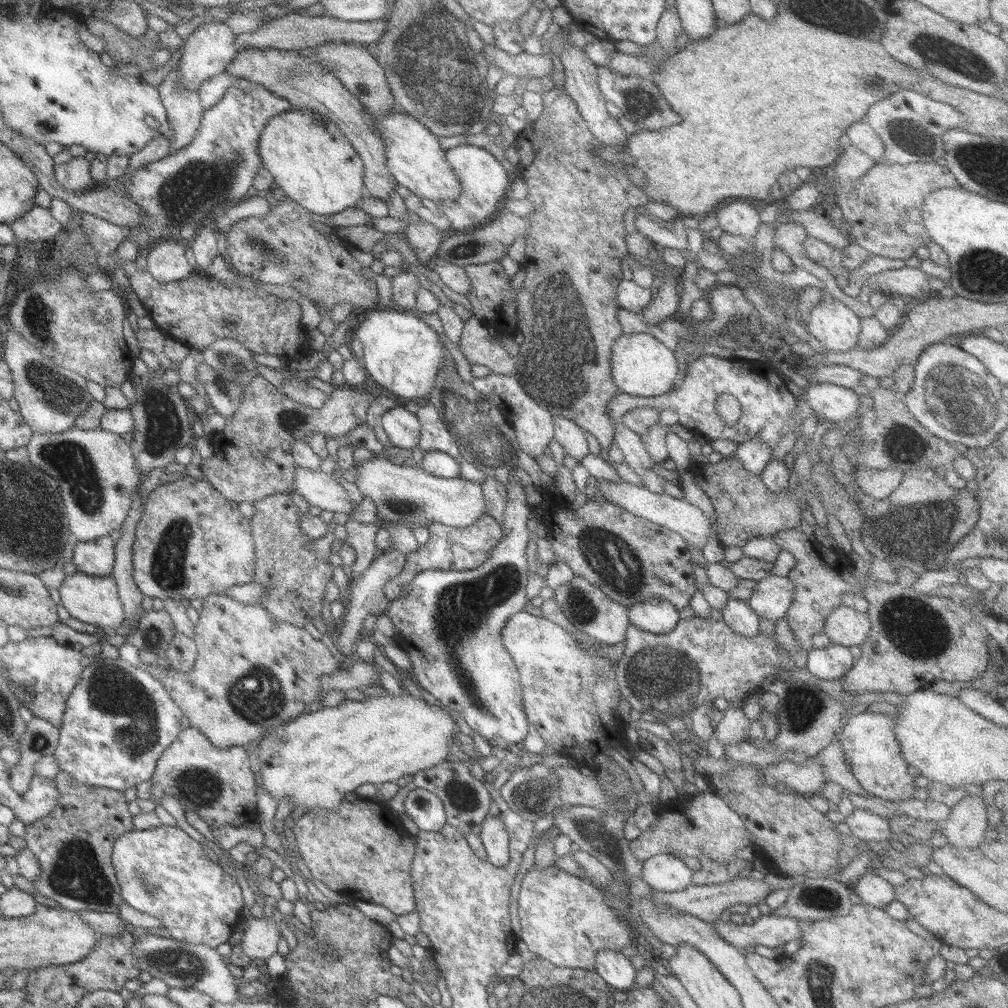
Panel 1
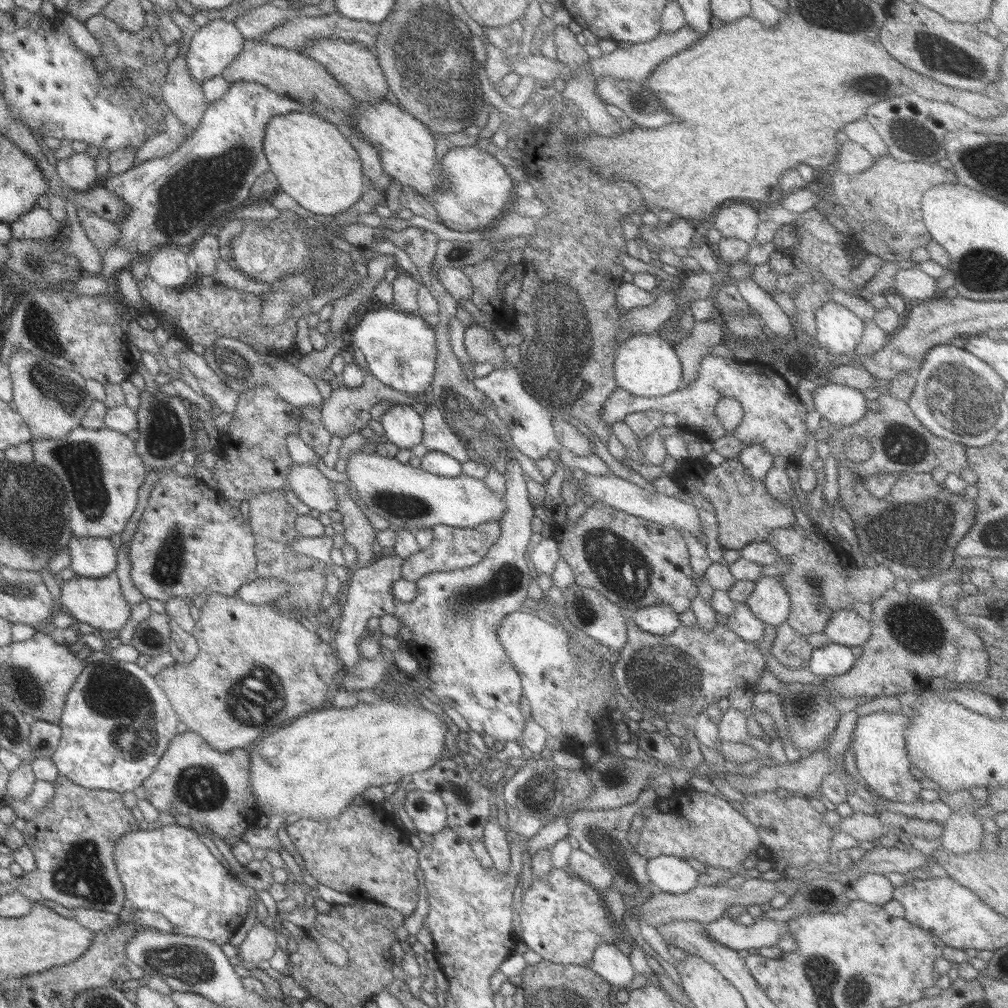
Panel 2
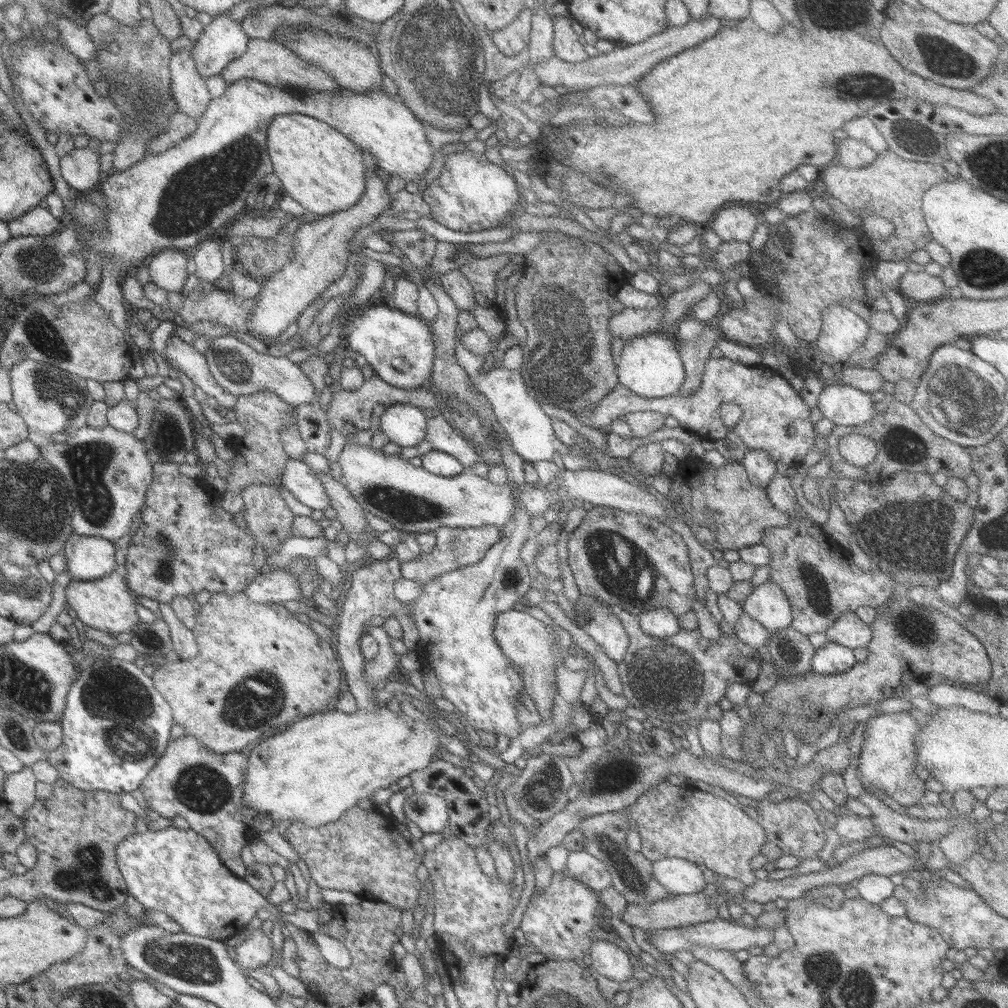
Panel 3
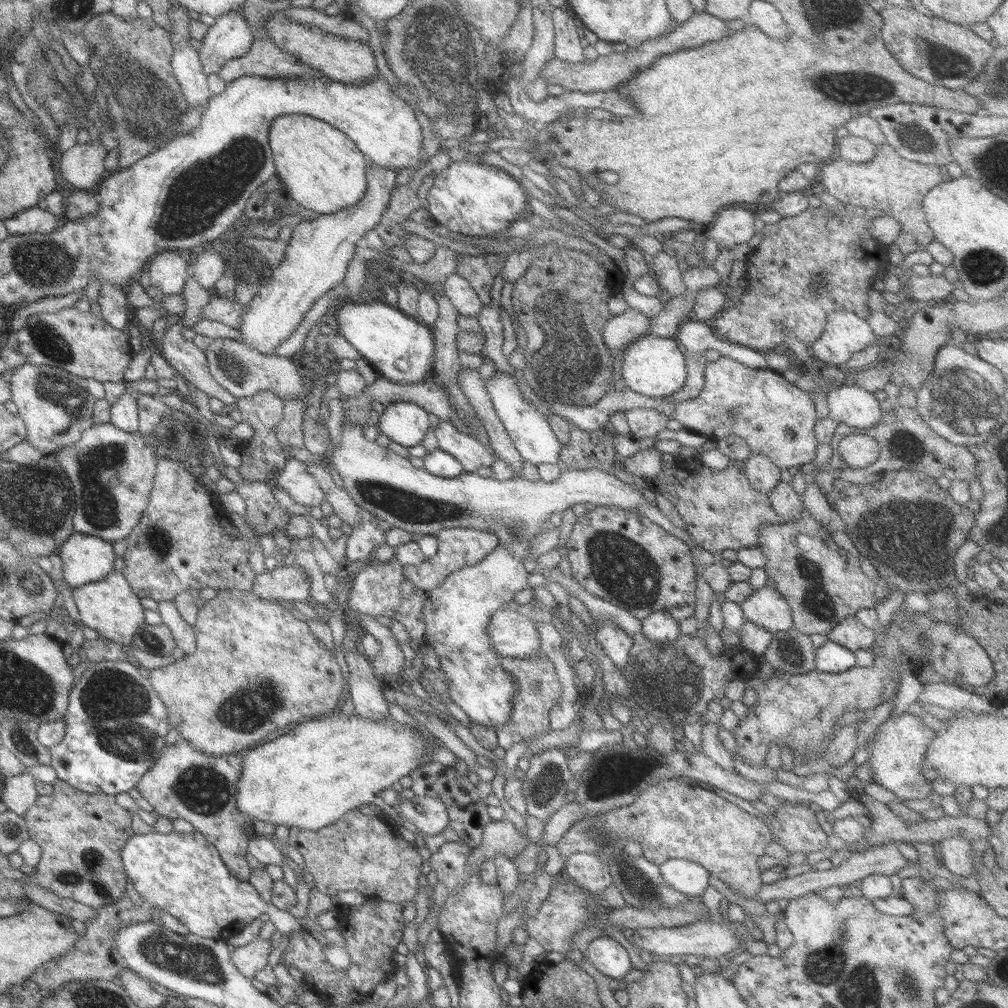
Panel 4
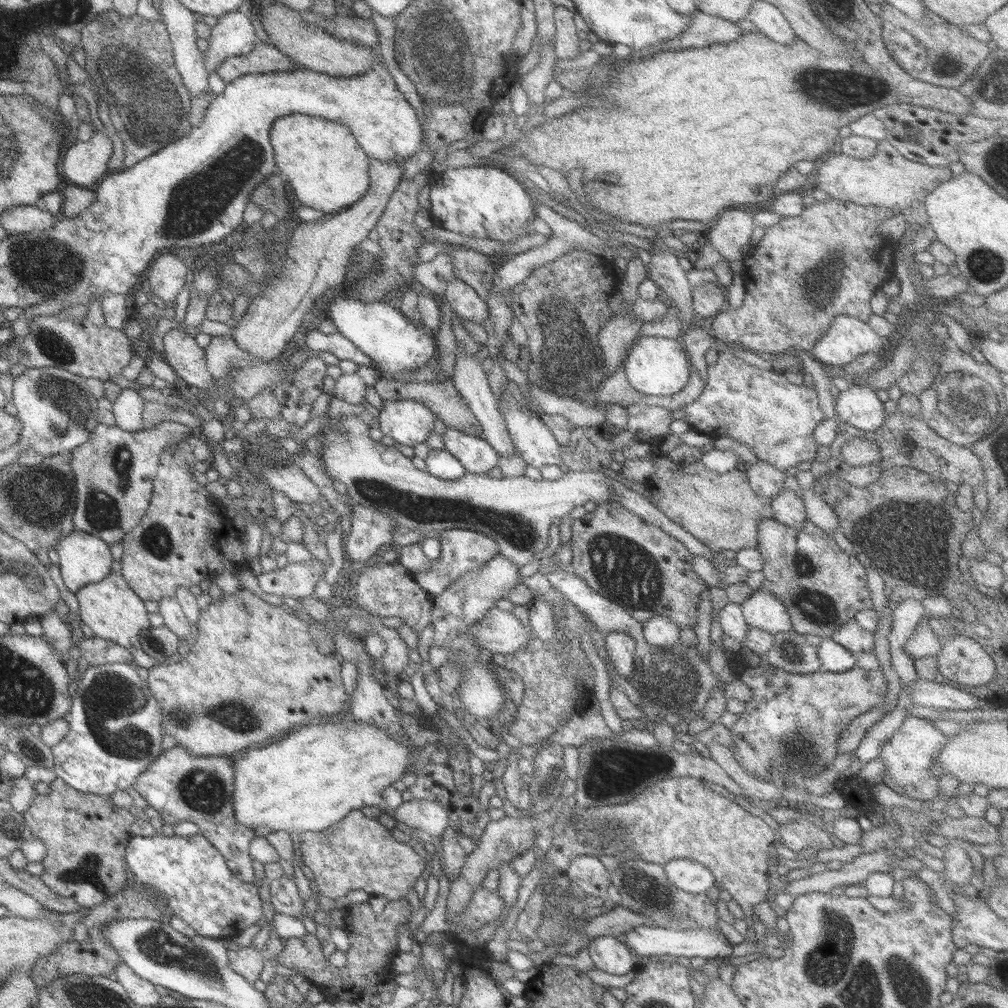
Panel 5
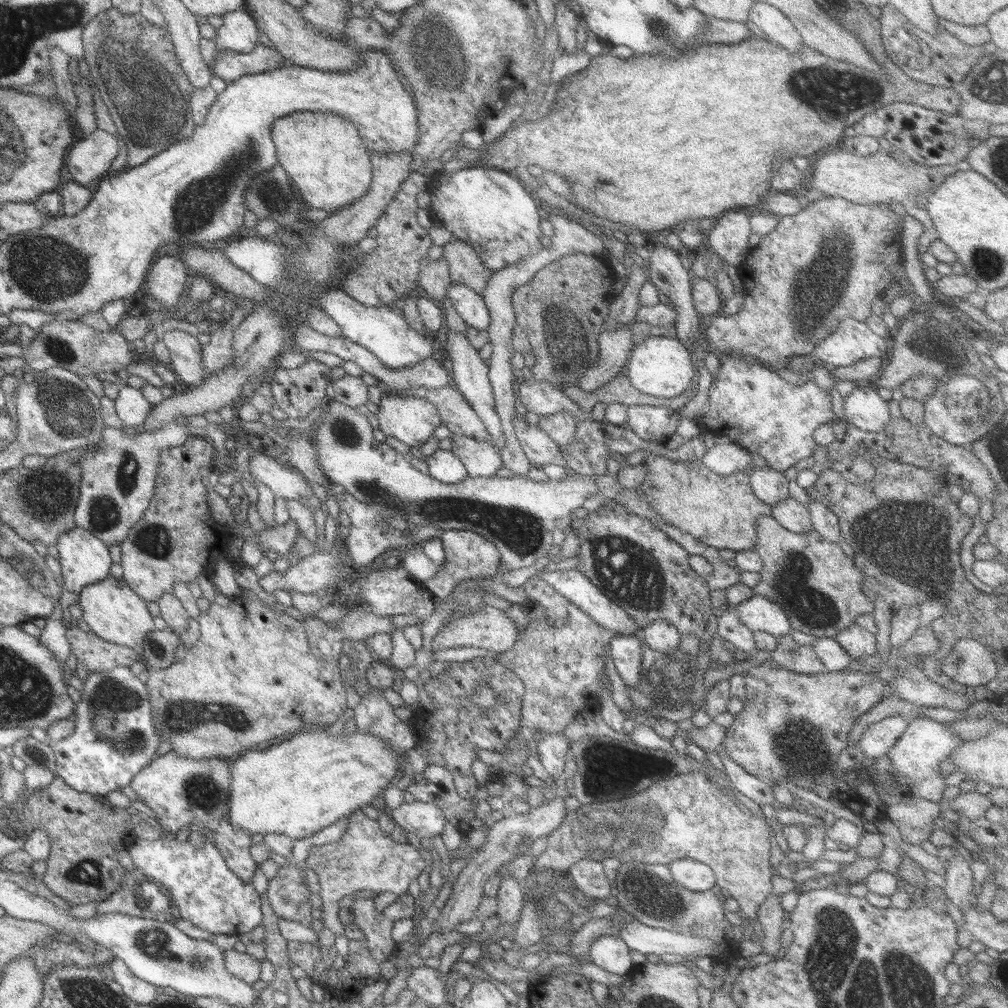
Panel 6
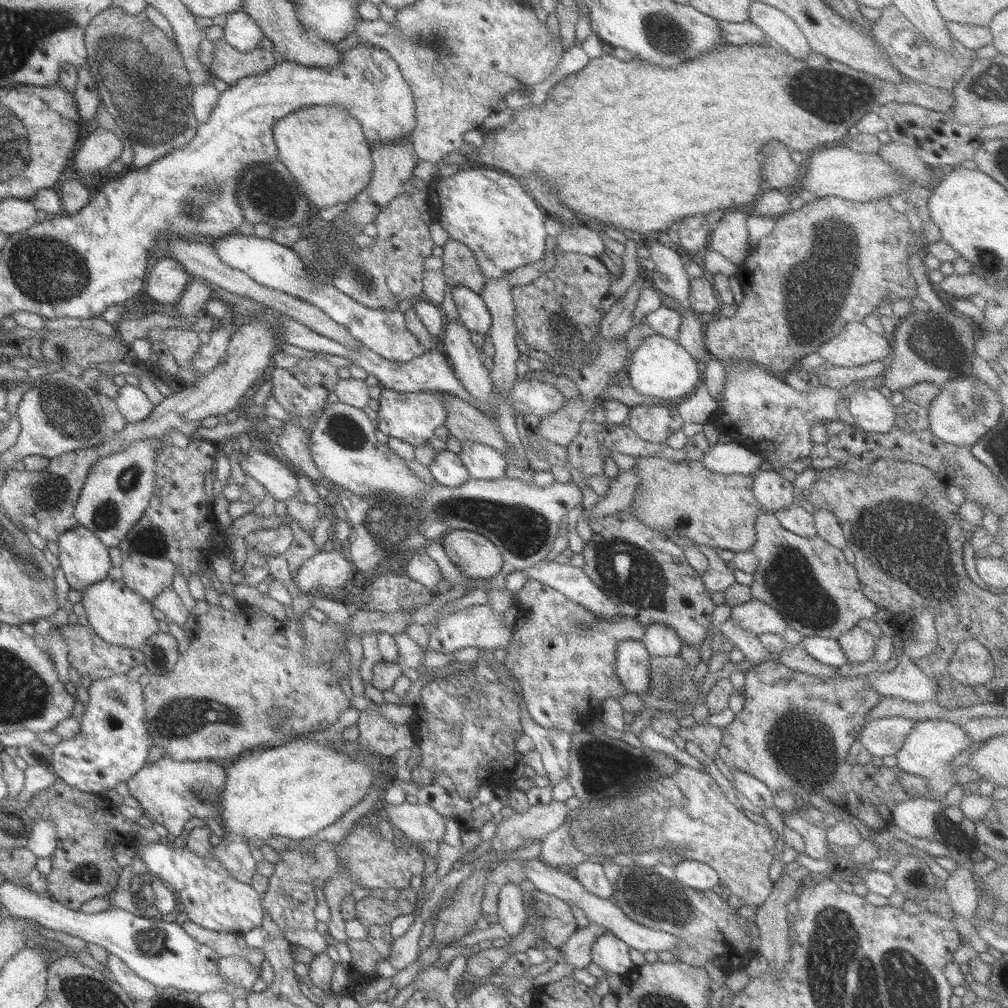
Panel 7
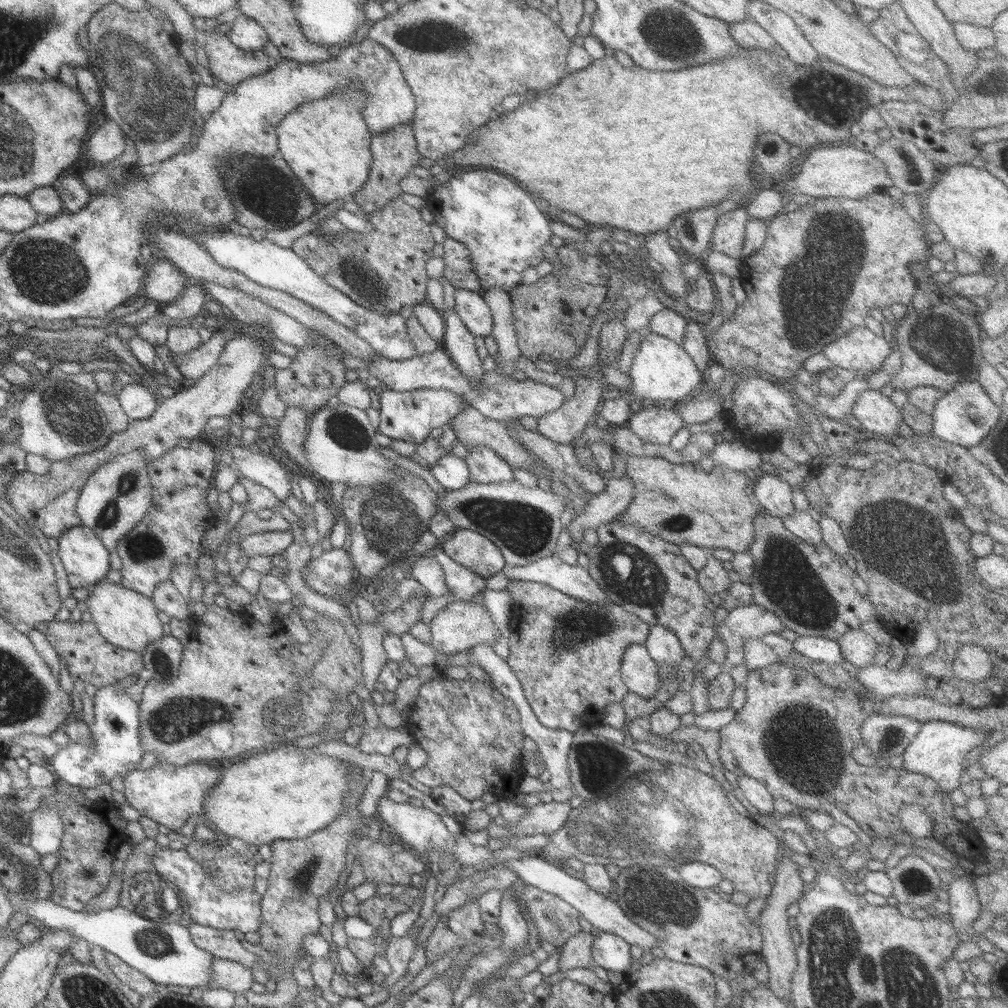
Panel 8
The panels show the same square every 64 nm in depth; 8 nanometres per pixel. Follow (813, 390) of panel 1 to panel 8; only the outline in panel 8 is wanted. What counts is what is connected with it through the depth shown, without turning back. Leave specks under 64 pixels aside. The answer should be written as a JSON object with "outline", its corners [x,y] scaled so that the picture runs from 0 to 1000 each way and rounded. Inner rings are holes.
{"outline":[[[864,386],[854,388],[846,400],[844,411],[854,421],[852,429],[873,435],[891,429],[896,418],[893,406],[882,394]]]}

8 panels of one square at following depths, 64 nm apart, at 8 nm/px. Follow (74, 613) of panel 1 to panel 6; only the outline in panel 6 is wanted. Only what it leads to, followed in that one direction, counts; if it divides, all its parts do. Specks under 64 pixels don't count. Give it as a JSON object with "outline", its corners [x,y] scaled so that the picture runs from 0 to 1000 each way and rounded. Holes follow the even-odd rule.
{"outline":[[[107,569],[103,574],[83,581],[78,586],[76,601],[90,628],[104,637],[129,643],[138,651],[141,651],[144,628],[155,625],[145,597],[124,579],[121,572],[114,573]]]}

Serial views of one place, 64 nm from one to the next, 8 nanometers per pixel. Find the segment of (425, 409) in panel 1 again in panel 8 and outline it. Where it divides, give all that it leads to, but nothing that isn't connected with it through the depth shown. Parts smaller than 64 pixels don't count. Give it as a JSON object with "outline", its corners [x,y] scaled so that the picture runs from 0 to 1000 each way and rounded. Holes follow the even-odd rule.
{"outline":[[[483,443],[464,445],[460,458],[464,464],[464,477],[475,480],[509,478],[507,463],[492,448]]]}

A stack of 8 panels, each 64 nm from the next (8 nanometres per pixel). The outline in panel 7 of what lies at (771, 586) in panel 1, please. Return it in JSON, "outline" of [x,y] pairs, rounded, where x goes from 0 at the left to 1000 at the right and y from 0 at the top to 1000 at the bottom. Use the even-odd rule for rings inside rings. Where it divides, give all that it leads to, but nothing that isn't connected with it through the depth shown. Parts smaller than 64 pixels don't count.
{"outline":[[[747,593],[725,603],[722,613],[727,620],[749,631],[755,628],[776,630],[777,625],[781,623],[781,618],[775,613],[774,607]]]}

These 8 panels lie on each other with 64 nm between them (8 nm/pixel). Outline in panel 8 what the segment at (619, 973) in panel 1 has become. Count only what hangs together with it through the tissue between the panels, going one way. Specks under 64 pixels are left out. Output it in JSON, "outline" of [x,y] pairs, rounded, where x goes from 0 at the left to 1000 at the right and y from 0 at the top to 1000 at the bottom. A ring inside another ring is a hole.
{"outline":[[[594,925],[586,933],[587,958],[596,959],[604,964],[620,966],[625,958],[624,943],[626,941],[625,937],[613,929]]]}

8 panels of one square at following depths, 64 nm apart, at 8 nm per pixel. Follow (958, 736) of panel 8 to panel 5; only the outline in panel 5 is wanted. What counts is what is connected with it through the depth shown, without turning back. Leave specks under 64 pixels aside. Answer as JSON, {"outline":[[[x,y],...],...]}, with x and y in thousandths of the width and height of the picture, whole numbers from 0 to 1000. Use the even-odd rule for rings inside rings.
{"outline":[[[901,708],[894,716],[893,722],[886,726],[881,736],[875,738],[870,746],[870,754],[874,754],[878,761],[875,777],[892,790],[899,790],[904,794],[930,795],[933,784],[930,771],[922,766],[922,760],[928,758],[927,751],[938,736],[938,732],[920,714]]]}

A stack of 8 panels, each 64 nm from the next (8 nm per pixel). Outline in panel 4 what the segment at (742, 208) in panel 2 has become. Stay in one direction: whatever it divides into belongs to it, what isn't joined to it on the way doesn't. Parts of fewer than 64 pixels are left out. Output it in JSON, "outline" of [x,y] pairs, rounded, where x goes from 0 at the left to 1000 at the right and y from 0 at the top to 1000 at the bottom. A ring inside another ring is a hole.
{"outline":[[[735,206],[714,207],[695,235],[707,237],[713,248],[742,241],[749,232],[748,217],[748,212]]]}

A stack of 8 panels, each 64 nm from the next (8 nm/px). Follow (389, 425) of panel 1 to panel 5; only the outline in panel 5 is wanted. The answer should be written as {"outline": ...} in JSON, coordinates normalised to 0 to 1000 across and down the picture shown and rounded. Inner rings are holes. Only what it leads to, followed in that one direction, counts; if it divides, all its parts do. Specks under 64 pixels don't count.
{"outline":[[[382,397],[379,398],[379,406],[375,409],[374,417],[378,431],[386,433],[394,440],[409,443],[422,438],[422,435],[430,427],[432,413],[426,405],[412,397]]]}

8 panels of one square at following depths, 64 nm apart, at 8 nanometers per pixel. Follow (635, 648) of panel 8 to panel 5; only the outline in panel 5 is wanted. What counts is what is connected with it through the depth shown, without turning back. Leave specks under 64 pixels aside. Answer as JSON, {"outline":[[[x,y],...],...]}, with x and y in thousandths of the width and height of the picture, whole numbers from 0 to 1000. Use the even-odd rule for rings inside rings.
{"outline":[[[603,627],[596,629],[598,637],[600,637],[600,647],[605,655],[607,663],[616,672],[623,672],[629,662],[630,637],[620,628]]]}

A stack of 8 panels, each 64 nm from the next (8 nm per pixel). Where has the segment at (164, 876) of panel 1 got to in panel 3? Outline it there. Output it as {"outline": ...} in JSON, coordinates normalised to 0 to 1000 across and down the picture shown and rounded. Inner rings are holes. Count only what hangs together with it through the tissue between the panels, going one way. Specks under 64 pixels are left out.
{"outline":[[[171,819],[154,823],[154,825],[147,822],[142,827],[134,825],[129,829],[124,829],[116,836],[113,843],[114,857],[118,861],[128,889],[134,891],[134,895],[138,895],[146,904],[166,907],[174,917],[178,917],[182,927],[222,935],[233,927],[238,927],[253,909],[256,901],[263,901],[268,906],[267,909],[275,910],[275,917],[282,924],[281,919],[284,916],[277,900],[267,898],[261,888],[223,861],[220,853],[211,844],[208,837],[191,823],[177,823]]]}

